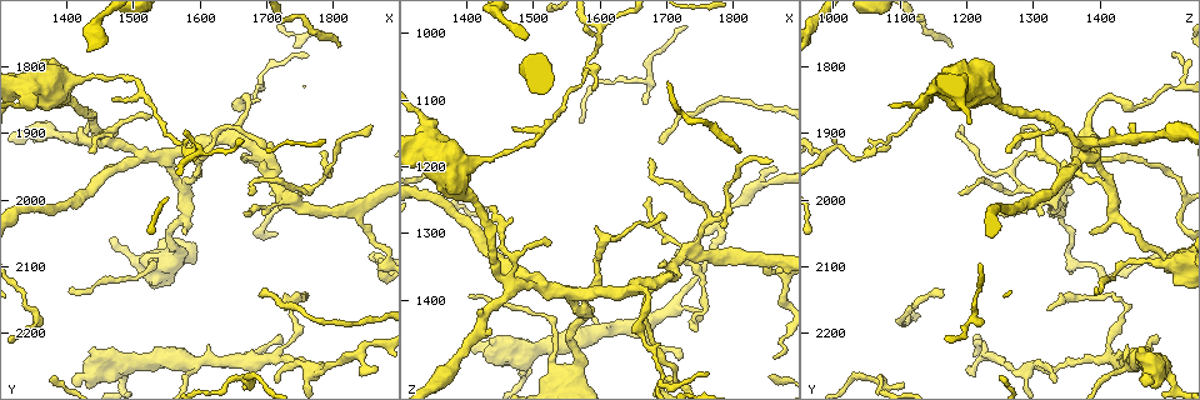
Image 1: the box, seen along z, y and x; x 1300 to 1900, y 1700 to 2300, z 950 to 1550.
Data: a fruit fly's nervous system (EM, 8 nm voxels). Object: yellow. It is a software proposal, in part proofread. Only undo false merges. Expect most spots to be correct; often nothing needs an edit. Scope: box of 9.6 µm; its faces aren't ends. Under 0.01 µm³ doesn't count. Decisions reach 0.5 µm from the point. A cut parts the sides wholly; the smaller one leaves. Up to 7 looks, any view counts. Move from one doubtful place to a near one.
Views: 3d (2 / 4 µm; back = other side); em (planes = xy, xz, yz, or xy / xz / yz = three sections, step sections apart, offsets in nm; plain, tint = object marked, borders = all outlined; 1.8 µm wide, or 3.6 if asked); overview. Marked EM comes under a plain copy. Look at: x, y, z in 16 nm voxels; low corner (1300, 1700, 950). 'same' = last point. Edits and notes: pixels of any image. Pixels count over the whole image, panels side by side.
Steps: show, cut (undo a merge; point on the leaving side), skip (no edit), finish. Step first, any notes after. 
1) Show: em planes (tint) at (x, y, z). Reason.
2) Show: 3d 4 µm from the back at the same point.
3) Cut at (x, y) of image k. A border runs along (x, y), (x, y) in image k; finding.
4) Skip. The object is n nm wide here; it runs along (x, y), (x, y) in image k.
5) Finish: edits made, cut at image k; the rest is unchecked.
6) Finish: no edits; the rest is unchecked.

Show: em planes (tint) at (1585, 2240, 1450). Side arm on a straight run.

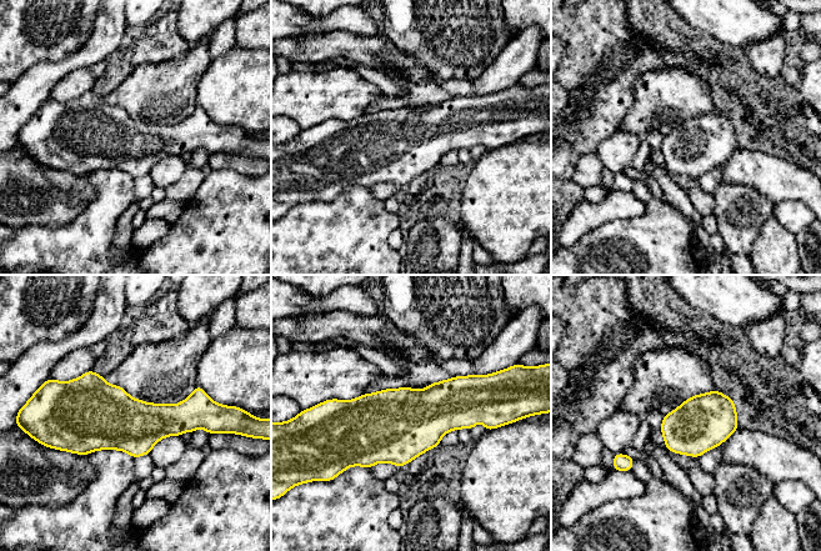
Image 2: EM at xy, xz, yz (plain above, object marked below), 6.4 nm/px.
Skip. One cell here.

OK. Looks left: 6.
Show: 3d 2 µm from the back at (1770, 2250, 1290). A fork.

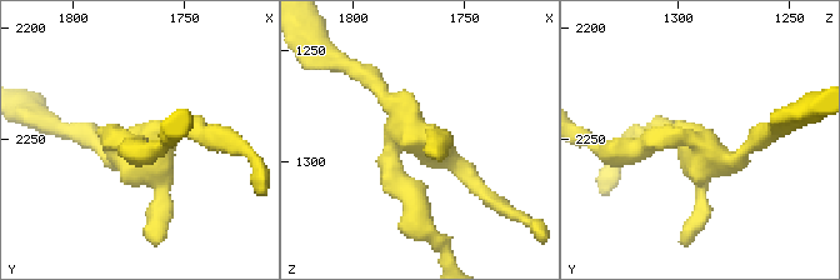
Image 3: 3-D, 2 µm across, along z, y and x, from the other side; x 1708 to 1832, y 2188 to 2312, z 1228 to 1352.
Show: em yz step 16 (tint) at (1770, 2250, 1294). Need the tissue.

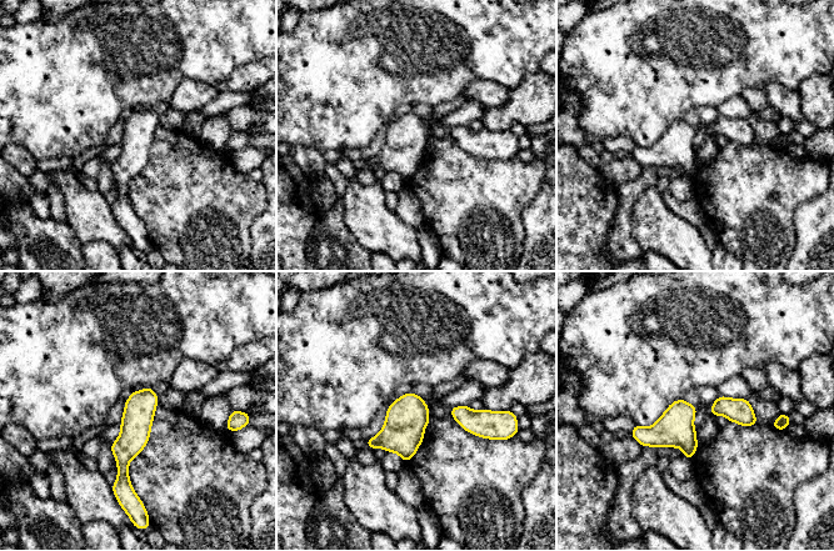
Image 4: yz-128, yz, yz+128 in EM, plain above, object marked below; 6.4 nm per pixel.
Show: em planes (tint) at the same point. Another direction.

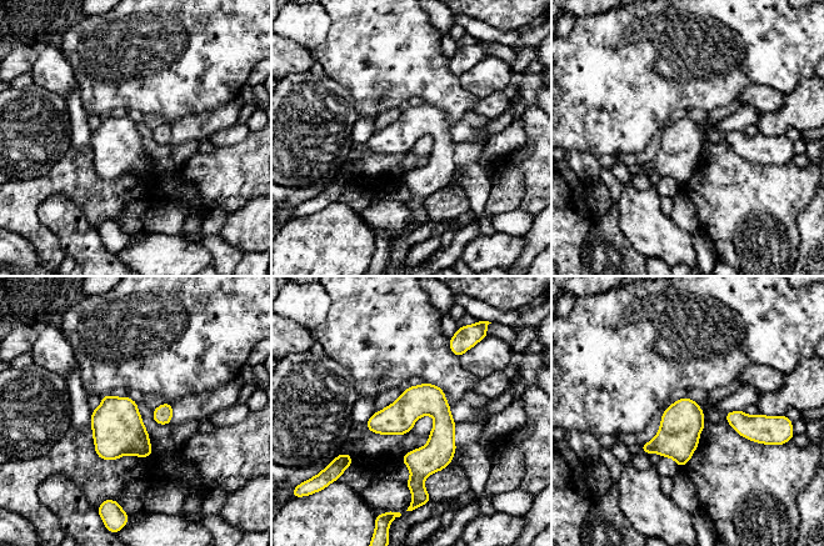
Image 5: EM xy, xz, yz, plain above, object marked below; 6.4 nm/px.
Skip. It runs along (428, 386), (440, 447), (418, 491) in image 5; one cell here.

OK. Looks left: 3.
Show: 3d 4 µm from the back at (1470, 1910, 1375). Four-way junction.

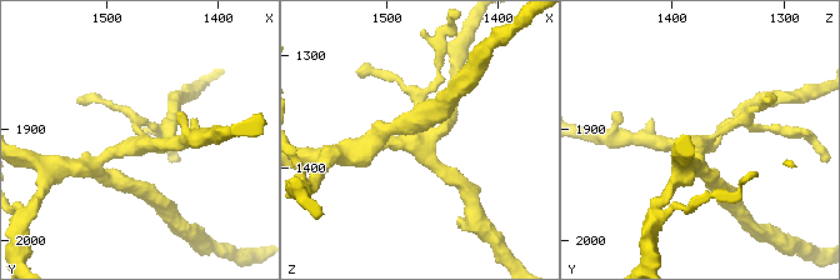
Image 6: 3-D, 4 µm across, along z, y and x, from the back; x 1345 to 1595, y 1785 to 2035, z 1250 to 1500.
Show: em planes (tint) at (1472, 1912, 1378). 4 arms meet here; need the tissue.

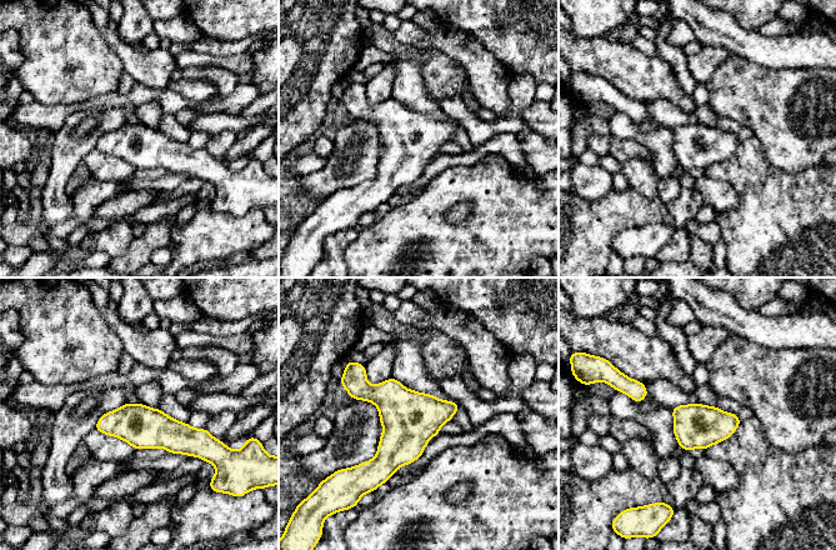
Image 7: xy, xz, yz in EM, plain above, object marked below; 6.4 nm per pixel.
Skip. It runs along (99, 425), (139, 425), (209, 444) in image 7; one cell here.

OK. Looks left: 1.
Finish: no edits; the rest is unchecked.

